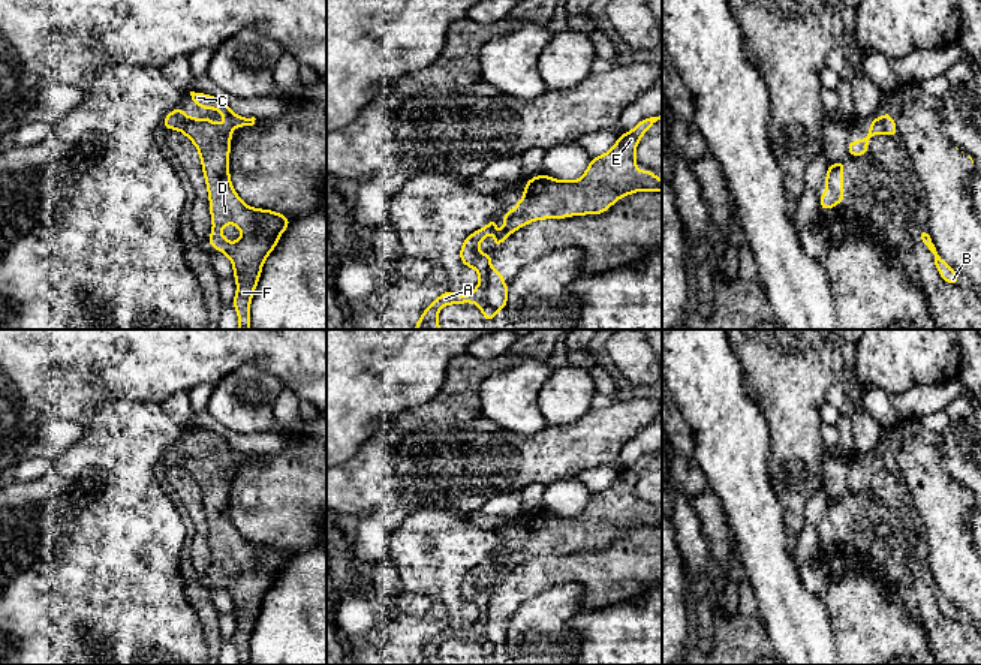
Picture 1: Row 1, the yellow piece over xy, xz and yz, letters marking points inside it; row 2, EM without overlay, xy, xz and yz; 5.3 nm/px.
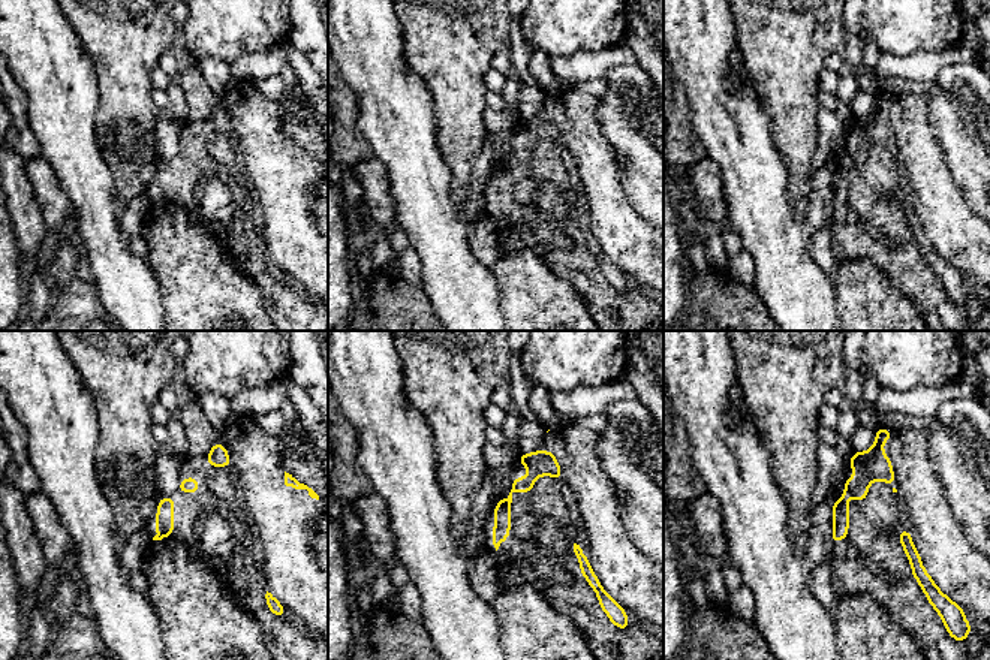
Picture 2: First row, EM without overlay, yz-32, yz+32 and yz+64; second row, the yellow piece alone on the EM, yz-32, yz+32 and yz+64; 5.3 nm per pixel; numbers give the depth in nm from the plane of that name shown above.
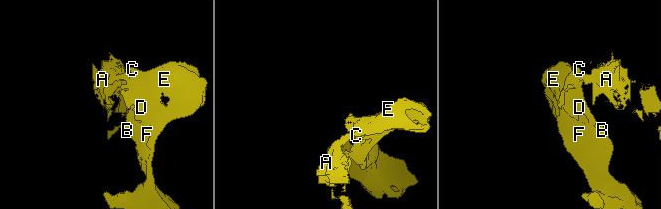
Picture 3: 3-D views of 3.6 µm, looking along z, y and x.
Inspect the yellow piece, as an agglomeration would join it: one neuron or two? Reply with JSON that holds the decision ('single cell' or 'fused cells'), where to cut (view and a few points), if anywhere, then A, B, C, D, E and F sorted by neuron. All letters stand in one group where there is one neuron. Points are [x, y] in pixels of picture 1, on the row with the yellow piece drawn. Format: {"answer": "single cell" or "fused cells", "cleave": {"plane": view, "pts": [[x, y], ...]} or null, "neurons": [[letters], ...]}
{"answer": "fused cells", "cleave": {"plane": "yz", "pts": [[878, 119], [893, 135]]}, "neurons": [["A"], ["B", "C", "D", "E", "F"]]}

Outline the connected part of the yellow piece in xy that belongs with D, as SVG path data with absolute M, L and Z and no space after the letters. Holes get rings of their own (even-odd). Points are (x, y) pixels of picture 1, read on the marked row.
M190 91L195 105L204 109L216 108L228 118L216 124L210 118L196 120L187 115L183 133L196 145L210 196L213 234L207 240L214 250L222 250L234 265L237 295L232 306L237 310L238 330L250 330L250 300L261 277L267 256L274 250L279 237L292 222L271 210L250 208L234 190L229 178L229 150L234 127L253 126L255 117L240 117L220 99ZM234 223L241 231L238 243L226 241L220 229Z

